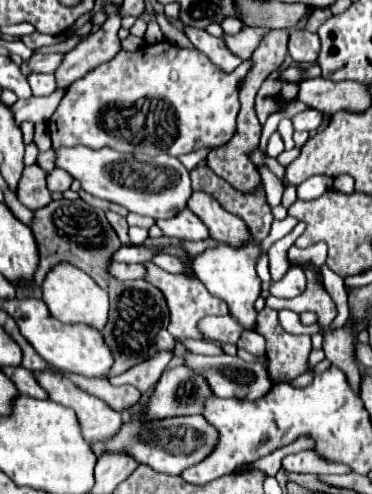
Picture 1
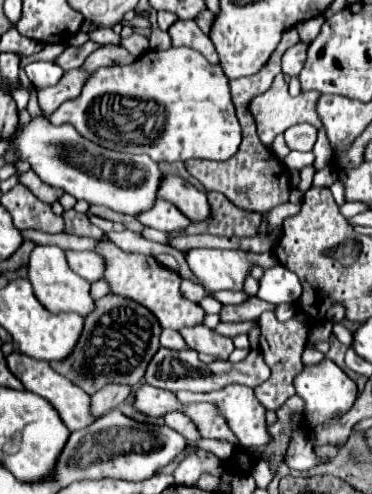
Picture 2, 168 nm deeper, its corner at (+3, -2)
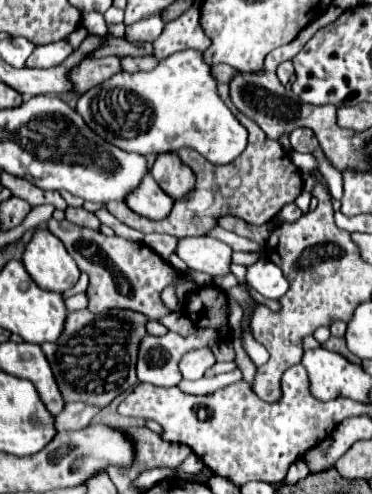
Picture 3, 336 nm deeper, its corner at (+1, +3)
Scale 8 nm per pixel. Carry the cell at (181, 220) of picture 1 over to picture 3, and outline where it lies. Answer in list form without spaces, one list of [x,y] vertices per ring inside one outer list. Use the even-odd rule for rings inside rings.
[[[144,175],[140,187],[136,187],[136,191],[130,191],[124,203],[142,217],[164,219],[170,213],[174,201],[160,189],[160,185],[152,179],[152,175]]]

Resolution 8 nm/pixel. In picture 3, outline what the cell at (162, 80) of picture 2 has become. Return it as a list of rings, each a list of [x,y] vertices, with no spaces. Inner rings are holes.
[[[194,49],[178,51],[158,63],[156,69],[144,73],[116,73],[108,81],[100,85],[100,89],[92,87],[88,89],[78,105],[76,111],[82,115],[82,119],[108,143],[120,147],[122,151],[134,151],[140,155],[148,153],[168,153],[178,151],[182,147],[192,147],[200,155],[204,155],[214,165],[226,165],[232,163],[246,147],[248,131],[236,121],[236,117],[230,113],[230,109],[222,103],[222,99],[216,95],[216,81],[210,73],[210,67],[204,63],[202,53]]]

